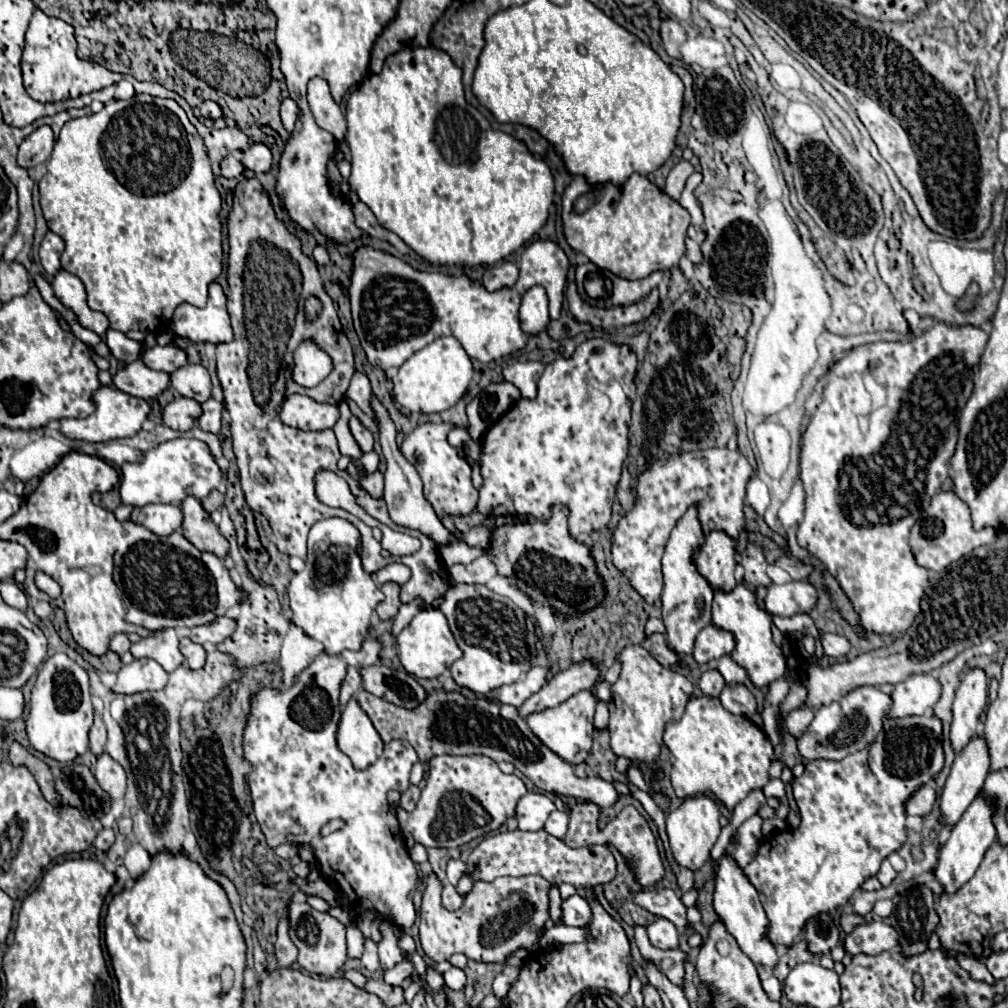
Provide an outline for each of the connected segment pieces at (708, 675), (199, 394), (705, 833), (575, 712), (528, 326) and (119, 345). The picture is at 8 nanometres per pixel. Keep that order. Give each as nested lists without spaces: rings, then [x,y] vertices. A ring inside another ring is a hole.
[[[708,670],[702,674],[698,688],[708,696],[708,698],[718,698],[720,692],[724,690],[724,678],[718,674],[718,670]]]
[[[186,364],[170,374],[170,386],[186,398],[204,402],[210,398],[210,374],[204,366]]]
[[[706,796],[688,798],[674,812],[670,812],[666,816],[666,832],[670,838],[672,856],[680,866],[690,868],[690,870],[698,870],[710,860],[710,850],[716,844],[716,838],[720,834],[718,818],[720,818],[720,812],[718,812],[716,802]]]
[[[580,690],[560,706],[532,714],[528,718],[528,726],[562,760],[566,760],[568,764],[582,764],[592,746],[592,716],[596,704],[598,704],[596,696],[592,696],[588,690]]]
[[[530,288],[520,302],[520,324],[526,334],[538,334],[550,322],[548,318],[548,298],[544,288]]]
[[[108,330],[106,332],[106,346],[110,350],[110,354],[124,364],[130,364],[134,360],[140,358],[140,344],[130,340],[124,332],[116,332],[116,330]]]

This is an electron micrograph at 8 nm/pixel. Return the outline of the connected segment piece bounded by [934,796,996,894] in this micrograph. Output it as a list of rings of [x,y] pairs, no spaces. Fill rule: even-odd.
[[[978,796],[970,808],[964,812],[964,816],[960,818],[960,822],[952,828],[952,834],[948,838],[948,842],[940,848],[940,854],[938,854],[938,866],[934,868],[934,874],[936,874],[936,880],[942,888],[942,892],[958,892],[978,870],[986,850],[994,844],[996,840],[996,830],[992,826],[992,802]]]

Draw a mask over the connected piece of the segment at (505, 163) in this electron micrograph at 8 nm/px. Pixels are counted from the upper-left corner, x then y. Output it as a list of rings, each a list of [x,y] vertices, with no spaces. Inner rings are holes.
[[[404,48],[404,52],[396,52],[396,56],[390,56],[382,68],[380,74],[372,74],[360,88],[356,88],[348,102],[346,102],[346,122],[348,122],[348,134],[346,142],[350,144],[352,152],[352,174],[348,178],[350,190],[356,192],[356,196],[374,212],[380,226],[386,230],[398,234],[418,256],[428,260],[436,266],[482,266],[482,264],[496,264],[504,256],[516,252],[526,242],[532,240],[532,236],[544,226],[548,218],[548,208],[554,198],[554,180],[550,174],[550,168],[544,160],[536,160],[526,146],[498,130],[490,128],[490,122],[466,102],[464,88],[462,88],[462,72],[460,68],[450,60],[450,56],[438,48]]]

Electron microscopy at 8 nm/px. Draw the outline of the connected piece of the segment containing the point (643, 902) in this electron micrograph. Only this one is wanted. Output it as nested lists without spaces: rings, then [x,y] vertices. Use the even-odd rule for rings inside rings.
[[[642,888],[632,892],[632,902],[646,908],[656,916],[668,918],[678,930],[688,930],[690,924],[686,920],[686,906],[682,904],[676,890],[670,888]]]

